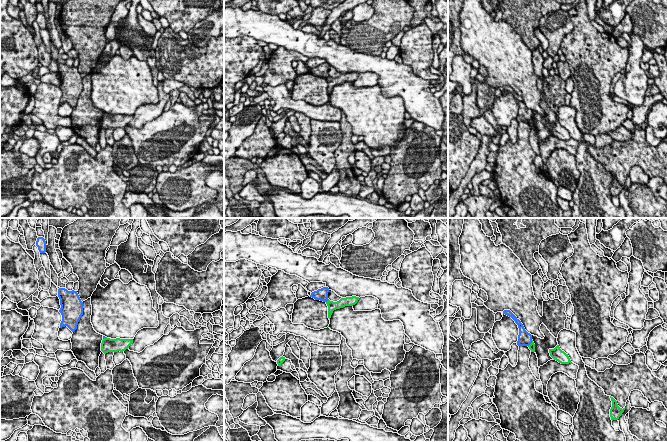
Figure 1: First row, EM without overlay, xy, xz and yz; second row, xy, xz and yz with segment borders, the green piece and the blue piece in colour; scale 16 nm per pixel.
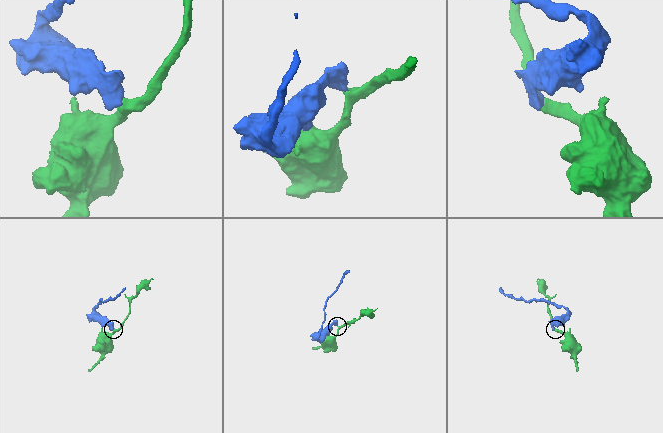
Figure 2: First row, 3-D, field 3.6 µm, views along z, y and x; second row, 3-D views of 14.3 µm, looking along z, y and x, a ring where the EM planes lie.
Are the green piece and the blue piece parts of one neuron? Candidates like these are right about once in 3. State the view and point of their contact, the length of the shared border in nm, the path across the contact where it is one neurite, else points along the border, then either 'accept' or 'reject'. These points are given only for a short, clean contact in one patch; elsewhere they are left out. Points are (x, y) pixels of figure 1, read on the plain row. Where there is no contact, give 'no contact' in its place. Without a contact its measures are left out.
contact xz (327, 77); length 70 nm; border xz (328, 75), (326, 78); reject

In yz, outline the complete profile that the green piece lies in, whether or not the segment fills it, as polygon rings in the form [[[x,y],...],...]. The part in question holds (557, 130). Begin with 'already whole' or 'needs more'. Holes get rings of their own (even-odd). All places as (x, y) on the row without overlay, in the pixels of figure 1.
already whole; [[[557,121],[554,125],[549,125],[550,132],[561,140],[569,140],[571,136],[564,127]]]

